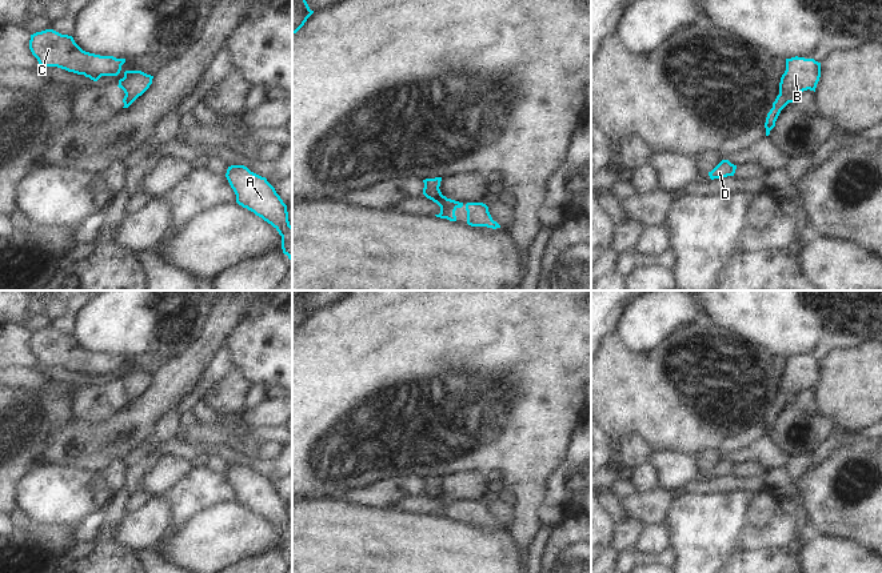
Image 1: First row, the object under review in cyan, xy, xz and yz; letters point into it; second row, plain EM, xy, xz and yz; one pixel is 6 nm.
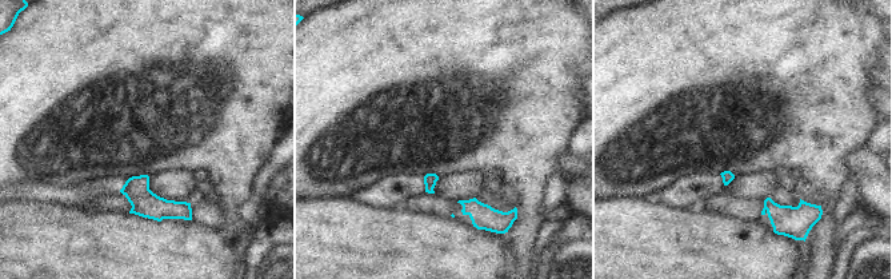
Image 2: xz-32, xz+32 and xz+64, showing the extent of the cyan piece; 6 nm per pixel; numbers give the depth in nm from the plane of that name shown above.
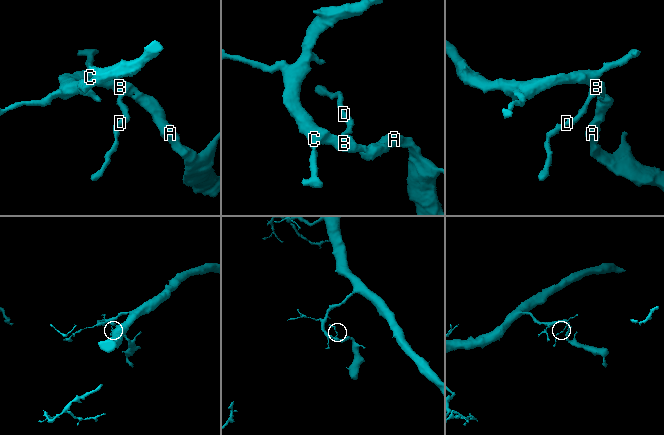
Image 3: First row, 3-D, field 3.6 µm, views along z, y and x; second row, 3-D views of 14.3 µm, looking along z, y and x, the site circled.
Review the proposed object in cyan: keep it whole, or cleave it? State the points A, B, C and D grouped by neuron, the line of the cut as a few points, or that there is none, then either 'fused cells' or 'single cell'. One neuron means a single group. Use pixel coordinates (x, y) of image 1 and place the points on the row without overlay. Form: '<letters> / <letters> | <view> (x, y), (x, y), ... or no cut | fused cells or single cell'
A B C D | no cut | single cell

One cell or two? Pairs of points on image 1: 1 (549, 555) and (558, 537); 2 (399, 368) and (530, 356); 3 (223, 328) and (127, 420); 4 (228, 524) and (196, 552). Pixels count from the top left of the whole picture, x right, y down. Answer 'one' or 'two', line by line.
1: one
2: one
3: one
4: one

